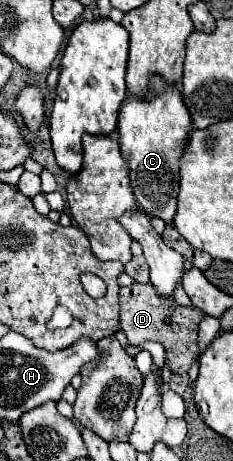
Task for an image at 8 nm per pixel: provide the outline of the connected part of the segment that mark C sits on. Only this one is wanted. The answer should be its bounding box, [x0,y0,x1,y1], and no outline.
[119,78,191,224]

